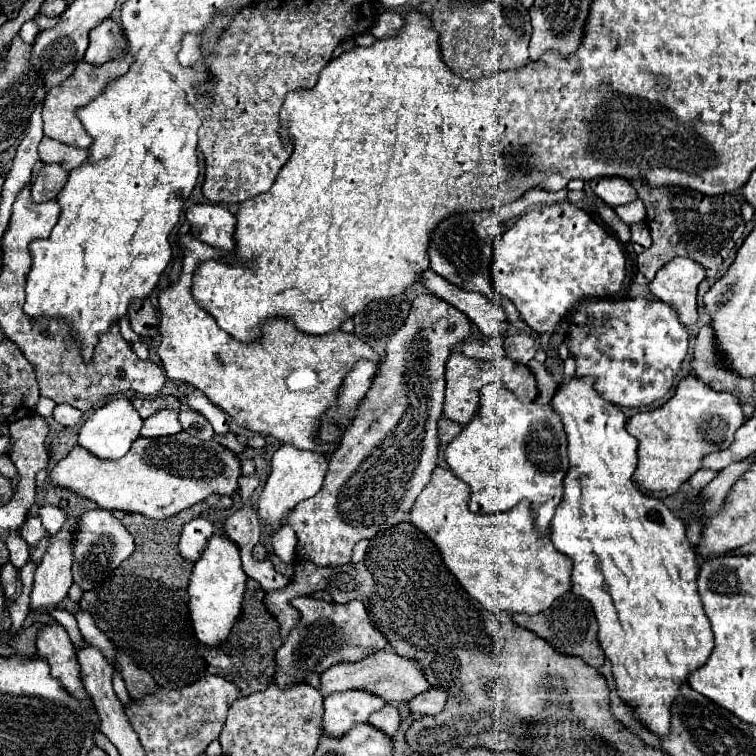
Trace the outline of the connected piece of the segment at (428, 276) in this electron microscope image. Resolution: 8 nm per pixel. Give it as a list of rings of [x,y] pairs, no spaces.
[[[432,269],[422,273],[422,279],[426,289],[430,289],[434,295],[442,297],[456,309],[460,309],[482,333],[486,335],[504,335],[508,329],[508,319],[502,307],[488,301],[480,293],[464,291],[460,287],[454,287],[440,275],[434,275]]]

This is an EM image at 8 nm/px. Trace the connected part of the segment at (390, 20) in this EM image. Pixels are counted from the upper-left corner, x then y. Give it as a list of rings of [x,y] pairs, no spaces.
[[[386,11],[386,13],[382,13],[382,15],[374,21],[374,25],[370,27],[368,33],[372,33],[374,37],[382,37],[382,35],[386,37],[386,35],[398,31],[400,25],[402,25],[400,15],[398,15],[398,13],[390,13],[390,11]]]

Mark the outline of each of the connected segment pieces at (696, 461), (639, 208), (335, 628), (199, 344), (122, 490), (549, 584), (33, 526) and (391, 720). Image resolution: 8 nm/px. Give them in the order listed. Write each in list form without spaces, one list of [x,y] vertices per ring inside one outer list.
[[[686,375],[684,379],[680,379],[676,393],[662,407],[658,407],[654,411],[636,413],[626,421],[626,431],[638,439],[638,469],[634,471],[632,481],[636,483],[636,487],[642,493],[656,497],[656,499],[664,499],[664,497],[676,493],[678,487],[694,471],[700,469],[700,459],[704,455],[726,449],[734,441],[734,433],[742,423],[744,423],[744,417],[742,417],[740,401],[734,395],[718,393],[712,387],[708,387],[706,383],[702,383],[698,377]]]
[[[640,199],[632,201],[630,205],[622,205],[622,207],[616,207],[614,209],[618,213],[618,217],[626,223],[626,225],[634,225],[638,221],[644,221],[644,203]]]
[[[298,597],[292,601],[292,605],[300,611],[300,623],[296,629],[292,629],[290,637],[276,653],[278,671],[274,677],[278,685],[300,683],[306,671],[310,669],[322,673],[336,663],[360,661],[368,657],[374,649],[386,647],[384,635],[378,633],[378,629],[370,623],[368,613],[360,601],[338,605],[338,603],[324,603],[312,597]]]
[[[190,233],[180,237],[180,245],[184,249],[180,279],[158,293],[162,335],[158,355],[164,363],[166,377],[200,387],[218,409],[244,429],[272,437],[280,443],[290,443],[296,449],[328,453],[336,449],[336,443],[320,439],[324,413],[338,405],[338,389],[356,361],[374,361],[378,375],[382,359],[356,335],[342,333],[340,329],[326,335],[302,335],[284,319],[264,325],[264,337],[256,345],[244,345],[232,339],[190,295],[196,265],[208,259],[230,261],[230,253],[214,249]]]
[[[186,431],[170,437],[138,437],[132,449],[116,461],[104,461],[76,445],[50,471],[50,483],[66,487],[102,509],[122,509],[150,519],[168,519],[182,509],[204,501],[210,493],[232,495],[238,487],[240,459],[218,441],[202,441]]]
[[[436,467],[430,483],[426,485],[426,489],[422,489],[422,493],[412,505],[410,521],[412,525],[422,529],[422,533],[426,533],[426,537],[430,537],[434,545],[438,545],[444,563],[454,573],[458,583],[466,589],[466,593],[470,593],[470,597],[474,597],[480,605],[494,613],[512,611],[524,615],[538,615],[546,611],[556,597],[564,595],[570,589],[572,561],[558,553],[550,539],[538,537],[528,501],[520,501],[514,509],[504,513],[476,515],[468,509],[468,485],[462,483],[452,471]]]
[[[28,512],[28,517],[20,529],[20,535],[28,543],[28,545],[36,545],[40,541],[40,537],[46,537],[46,531],[39,516]]]
[[[384,705],[380,711],[376,711],[376,713],[372,713],[370,715],[370,725],[374,725],[374,727],[378,727],[378,729],[382,729],[386,735],[394,735],[394,731],[398,729],[398,725],[400,725],[400,711],[394,707],[394,705]]]

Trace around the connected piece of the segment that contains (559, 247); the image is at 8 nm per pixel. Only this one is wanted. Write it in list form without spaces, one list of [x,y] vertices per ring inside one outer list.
[[[568,201],[528,211],[496,241],[494,287],[502,297],[508,297],[516,305],[528,327],[538,333],[554,333],[582,301],[612,297],[620,291],[624,279],[626,259],[618,241],[586,211]]]

